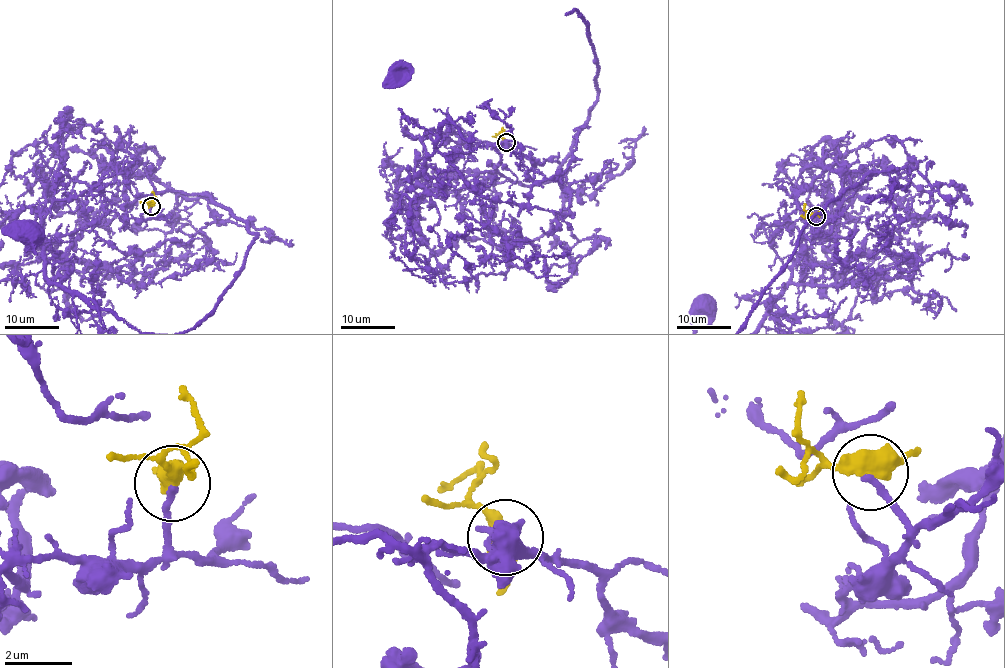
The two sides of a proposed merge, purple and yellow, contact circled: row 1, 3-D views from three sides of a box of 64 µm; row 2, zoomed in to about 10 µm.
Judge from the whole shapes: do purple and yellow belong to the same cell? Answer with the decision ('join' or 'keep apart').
join

